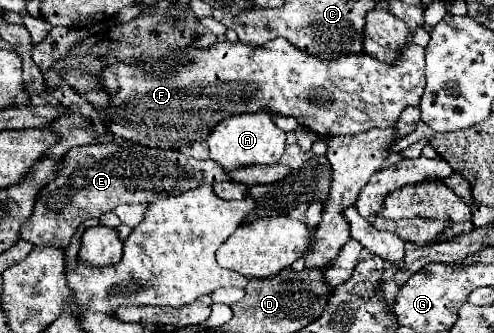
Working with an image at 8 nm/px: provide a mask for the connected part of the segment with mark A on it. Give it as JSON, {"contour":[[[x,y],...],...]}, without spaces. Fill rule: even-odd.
{"contour":[[[252,112],[252,114],[234,114],[216,124],[208,136],[210,158],[218,162],[226,170],[234,170],[238,166],[248,164],[276,164],[286,146],[286,132],[274,124],[274,116],[270,112]]]}

